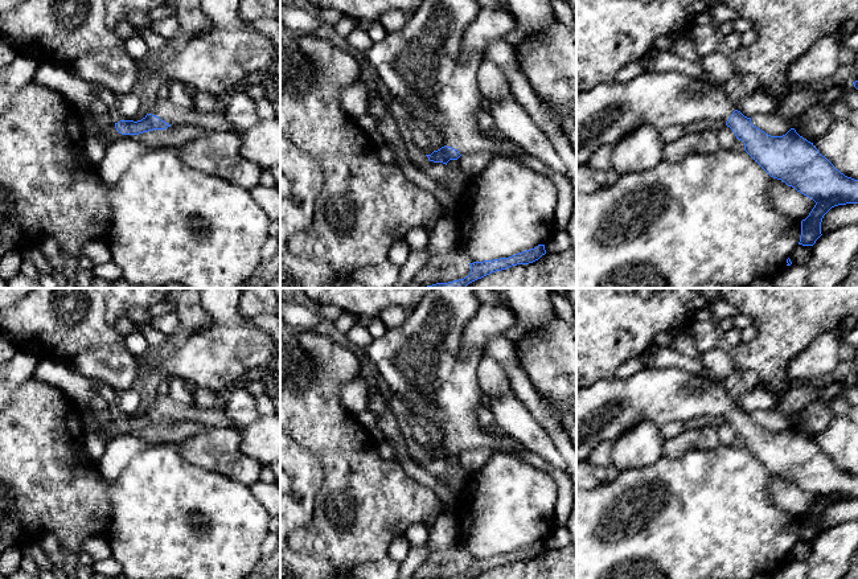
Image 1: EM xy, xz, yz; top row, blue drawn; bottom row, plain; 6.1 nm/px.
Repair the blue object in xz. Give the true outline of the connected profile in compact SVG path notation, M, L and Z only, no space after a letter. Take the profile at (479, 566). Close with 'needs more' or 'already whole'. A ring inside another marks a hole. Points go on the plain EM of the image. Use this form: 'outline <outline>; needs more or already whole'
outline M538 541L534 545L518 549L509 554L500 554L493 557L473 558L469 559L471 568L464 575L448 578L448 579L472 579L477 575L481 575L492 568L506 566L517 560L529 560L538 557L542 551L546 550L545 541Z; already whole

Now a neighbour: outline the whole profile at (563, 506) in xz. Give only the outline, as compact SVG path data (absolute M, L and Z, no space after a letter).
M506 451L514 457L522 459L535 468L549 473L558 484L558 501L555 505L555 522L557 525L566 526L574 502L574 488L568 475L563 473L561 469L550 465L538 455L530 451Z

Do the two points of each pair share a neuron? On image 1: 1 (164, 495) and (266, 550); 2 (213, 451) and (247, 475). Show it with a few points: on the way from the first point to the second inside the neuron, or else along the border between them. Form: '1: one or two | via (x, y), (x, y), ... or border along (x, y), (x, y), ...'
1: two | border along (266, 536), (261, 546), (259, 559)
2: one | via (221, 452), (239, 467)

